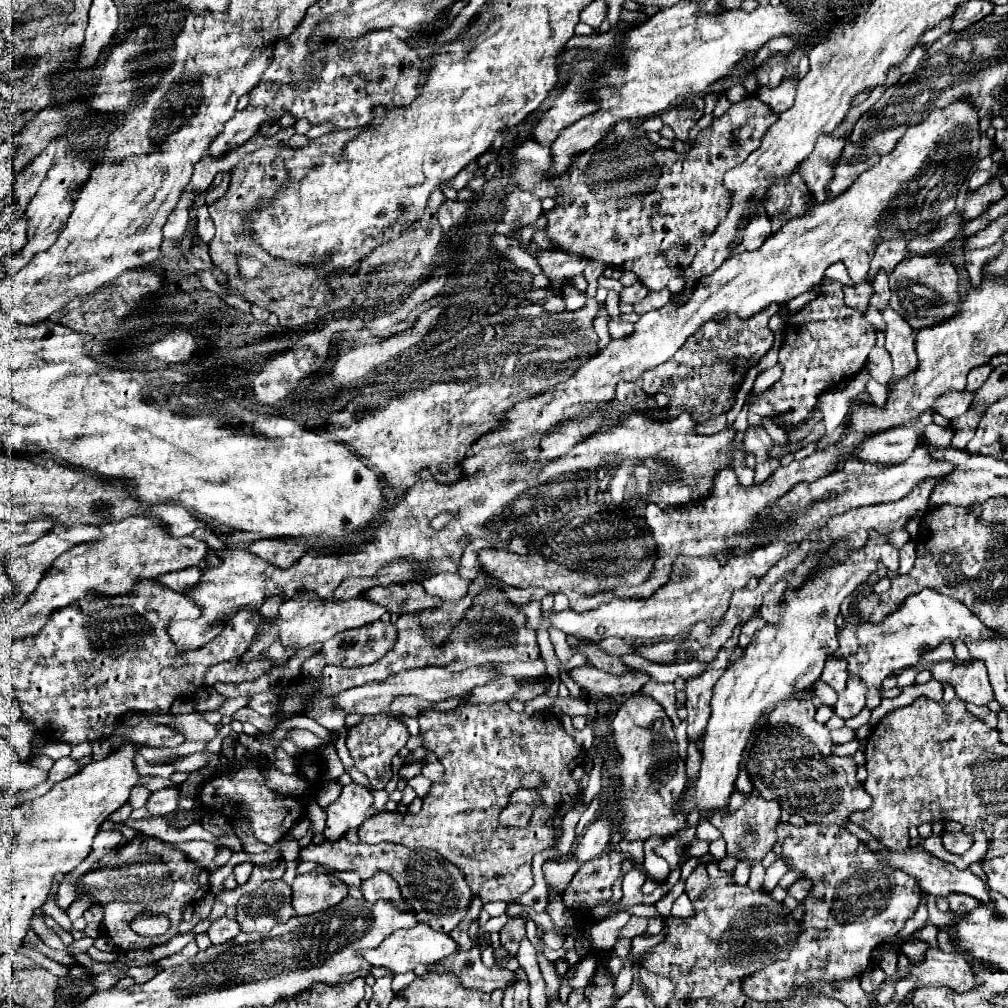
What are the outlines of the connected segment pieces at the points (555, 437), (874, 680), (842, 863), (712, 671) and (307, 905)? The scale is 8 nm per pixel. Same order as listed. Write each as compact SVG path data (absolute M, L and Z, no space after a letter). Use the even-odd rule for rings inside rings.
M958 99L944 109L934 109L930 115L924 117L922 123L908 127L904 137L896 143L896 147L880 159L878 165L862 173L848 191L838 195L834 201L828 201L824 205L816 205L808 217L796 217L784 223L776 233L772 233L766 243L756 249L756 251L746 251L740 255L730 255L722 267L718 267L712 275L702 277L696 283L696 289L692 297L682 305L674 307L672 303L654 309L650 313L644 313L640 321L636 323L634 335L630 339L616 339L606 345L598 357L588 359L578 371L569 378L569 389L563 390L563 396L555 396L552 392L528 397L528 399L516 397L513 405L504 413L504 417L510 421L508 425L502 425L484 434L471 449L474 454L479 453L484 448L493 448L499 445L508 445L512 451L520 451L526 447L526 439L540 437L540 457L538 457L538 467L550 463L552 459L558 459L566 455L576 443L583 441L585 437L598 429L605 429L603 421L606 418L606 411L599 409L601 403L612 401L614 389L620 381L636 381L642 373L666 363L674 353L686 343L686 339L700 329L702 323L710 321L716 317L716 313L736 313L742 319L752 317L754 313L760 313L762 309L770 307L772 303L784 305L790 299L798 297L800 293L808 291L812 285L818 285L824 277L824 271L828 265L842 261L852 275L856 283L866 281L866 273L870 269L872 255L876 251L876 241L884 241L880 237L880 229L890 229L892 235L888 239L914 239L914 235L926 235L930 227L938 221L938 217L948 215L954 211L956 195L962 187L962 183L968 179L972 173L972 167L978 157L978 145L980 145L980 117L978 117L978 105L970 99ZM586 416L592 416L591 421L586 421Z
M924 589L918 595L912 595L906 599L906 603L890 617L886 617L884 623L874 625L874 623L862 623L862 625L852 625L844 623L838 639L840 639L840 649L836 651L836 657L842 657L848 661L848 673L858 675L868 691L870 691L870 709L876 709L880 705L880 695L878 687L888 675L896 675L898 671L906 667L918 665L920 657L928 651L938 647L944 639L956 641L956 639L982 639L990 637L990 629L982 625L974 613L960 603L954 597L940 595L932 589Z
M780 823L776 833L782 855L788 855L792 869L804 869L814 881L814 887L802 903L806 915L802 919L802 933L790 949L790 957L773 962L744 983L746 995L764 1003L792 997L798 985L848 979L864 973L874 949L904 927L918 909L922 895L916 877L880 861L844 827L794 827Z
M730 649L718 651L714 661L708 665L708 671L696 679L686 681L686 709L688 709L688 741L696 743L706 733L706 723L710 719L710 699L714 683L728 669Z
M326 867L298 875L292 883L294 909L298 915L320 913L348 897L348 885L330 875Z

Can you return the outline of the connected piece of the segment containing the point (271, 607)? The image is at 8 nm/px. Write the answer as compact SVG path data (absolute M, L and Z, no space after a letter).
M266 597L264 603L262 603L262 607L260 607L258 611L260 611L260 615L262 615L264 619L274 619L274 617L278 617L278 607L280 607L282 603L284 603L282 597Z

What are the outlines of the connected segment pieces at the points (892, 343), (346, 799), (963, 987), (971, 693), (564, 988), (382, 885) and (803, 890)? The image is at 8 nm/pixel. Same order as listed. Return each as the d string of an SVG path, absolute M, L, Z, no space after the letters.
M886 307L882 313L886 321L886 351L892 357L894 363L894 381L904 379L912 371L918 369L918 357L916 357L916 339L912 333L912 327L902 319L900 313Z
M356 783L342 787L340 797L328 805L327 819L323 835L329 841L342 839L350 829L360 829L360 825L372 817L372 793Z
M930 949L922 963L914 963L910 977L912 975L918 977L912 989L934 983L950 987L956 993L964 993L976 987L970 963L966 963L966 959L958 953L944 953L940 949Z
M942 661L932 665L930 673L940 683L948 681L956 689L956 695L966 703L988 705L994 699L984 661Z
M577 964L570 965L567 972L563 976L563 979L561 980L562 985L560 986L560 990L559 990L559 998L560 998L561 1003L563 1004L567 1003L568 995L573 990L569 985L569 980L571 977L573 977L576 967L577 967Z
M378 873L374 875L374 879L362 881L362 893L368 903L376 903L384 899L384 901L390 901L398 911L410 911L406 901L400 897L398 883L394 883L394 879L390 879L390 875L386 873Z
M810 879L799 880L788 888L788 894L802 903L808 896L811 886L812 881Z

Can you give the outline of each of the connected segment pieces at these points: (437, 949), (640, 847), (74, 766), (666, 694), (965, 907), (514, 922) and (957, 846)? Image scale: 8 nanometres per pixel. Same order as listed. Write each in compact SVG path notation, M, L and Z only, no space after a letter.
M418 923L416 927L394 931L394 933L388 935L376 949L366 949L366 951L362 951L360 955L362 955L370 965L386 967L386 969L390 969L390 971L396 975L396 973L414 971L414 967L420 965L420 963L438 963L440 959L448 957L448 955L454 953L454 951L456 951L456 943L450 939L450 935L440 933L440 931L434 931L434 929L430 929L428 925L424 925L424 923Z
M622 839L618 843L618 847L630 855L644 855L644 841L640 839L634 839L634 841L628 841L628 839Z
M62 757L52 765L48 781L62 781L66 777L72 777L78 771L80 771L80 765L72 757Z
M648 681L642 691L644 695L656 699L668 713L668 717L672 719L674 725L679 725L680 719L676 717L676 691L672 683L658 683L658 681Z
M950 895L950 899L948 899L948 903L950 903L950 909L956 915L963 915L972 909L978 909L978 901L974 899L974 897L964 897L964 895Z
M522 917L508 919L508 923L500 929L500 941L502 941L502 945L512 955L516 955L518 953L518 945L520 945L522 939L526 939L526 919L522 919Z
M948 831L942 833L942 841L944 841L944 847L950 853L956 853L956 855L966 853L974 843L972 837L966 837L966 835L960 835L960 833L948 833Z

